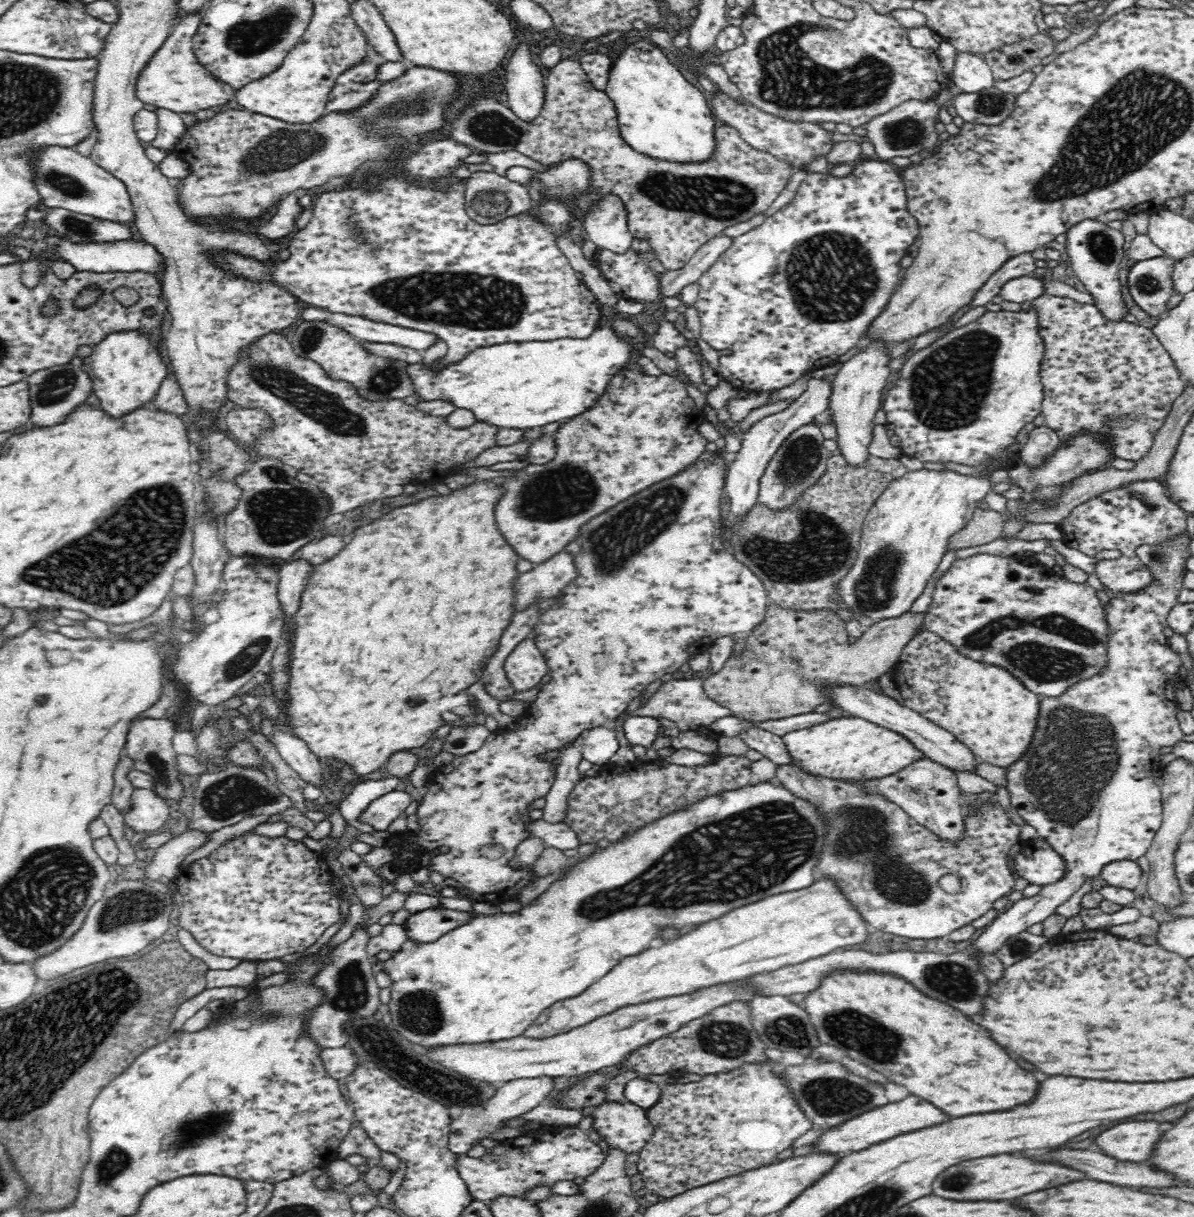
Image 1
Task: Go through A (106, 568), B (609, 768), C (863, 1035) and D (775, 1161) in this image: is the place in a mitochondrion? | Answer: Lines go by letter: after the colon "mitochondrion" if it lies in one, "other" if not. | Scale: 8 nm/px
A: mitochondrion
B: other
C: mitochondrion
D: other

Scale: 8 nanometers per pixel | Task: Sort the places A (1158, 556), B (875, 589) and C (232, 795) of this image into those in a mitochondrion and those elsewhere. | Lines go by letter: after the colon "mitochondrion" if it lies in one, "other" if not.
A: mitochondrion
B: mitochondrion
C: mitochondrion

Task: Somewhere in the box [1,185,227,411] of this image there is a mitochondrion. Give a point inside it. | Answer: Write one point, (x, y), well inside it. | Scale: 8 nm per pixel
(55, 388)

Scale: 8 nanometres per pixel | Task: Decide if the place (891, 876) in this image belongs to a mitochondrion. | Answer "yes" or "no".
yes

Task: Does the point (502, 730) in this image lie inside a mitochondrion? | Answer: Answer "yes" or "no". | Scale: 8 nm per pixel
no

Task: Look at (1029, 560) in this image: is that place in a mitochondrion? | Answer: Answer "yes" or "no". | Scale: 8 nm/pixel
no

